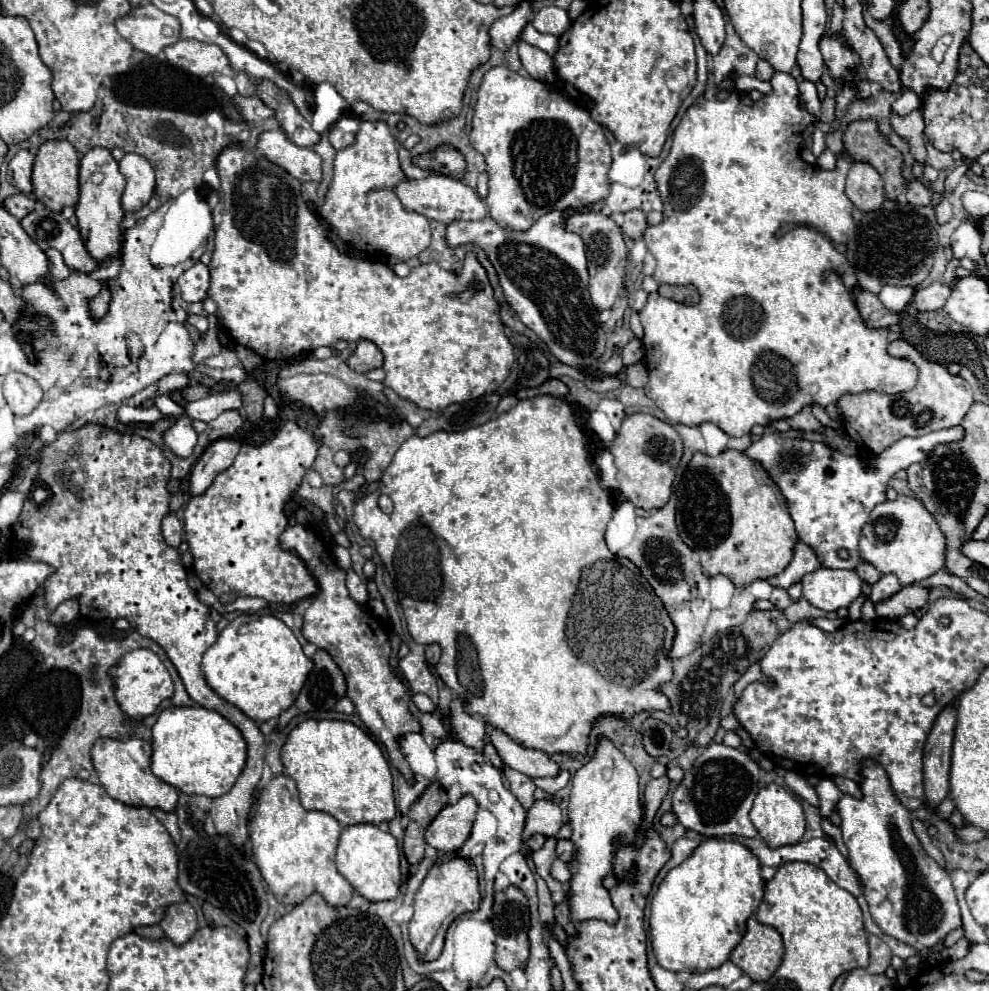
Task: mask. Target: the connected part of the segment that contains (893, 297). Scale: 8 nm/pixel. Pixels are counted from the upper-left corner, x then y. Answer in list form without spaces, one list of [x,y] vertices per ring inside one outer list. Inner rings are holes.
[[[885,286],[881,292],[879,292],[879,300],[893,312],[901,312],[909,298],[913,296],[915,288],[911,286]]]

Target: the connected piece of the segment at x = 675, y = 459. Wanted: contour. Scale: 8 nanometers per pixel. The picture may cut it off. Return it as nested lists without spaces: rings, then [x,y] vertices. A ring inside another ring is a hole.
[[[631,414],[623,420],[621,430],[609,446],[615,458],[619,492],[639,508],[653,510],[665,506],[671,496],[677,464],[683,456],[683,442],[675,428],[651,414]]]

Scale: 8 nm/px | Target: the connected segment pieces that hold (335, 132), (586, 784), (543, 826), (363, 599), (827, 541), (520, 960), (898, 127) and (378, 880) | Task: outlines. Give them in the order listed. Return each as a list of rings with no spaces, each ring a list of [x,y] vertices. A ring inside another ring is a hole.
[[[333,126],[329,130],[329,140],[331,140],[331,146],[335,150],[341,150],[341,148],[345,148],[345,146],[349,146],[349,144],[355,142],[355,134],[353,132],[343,132],[341,128]]]
[[[601,738],[593,760],[577,770],[571,778],[571,786],[567,816],[575,852],[573,862],[567,862],[571,870],[571,880],[567,882],[569,918],[573,918],[573,922],[603,920],[615,924],[619,914],[613,908],[609,890],[603,886],[603,878],[613,872],[617,846],[633,844],[641,826],[643,806],[639,800],[639,778],[633,764],[613,746],[613,742]]]
[[[537,800],[529,812],[527,812],[527,824],[525,824],[522,836],[522,853],[525,857],[530,849],[527,846],[529,836],[533,834],[545,834],[545,836],[555,836],[561,828],[561,808],[553,800]]]
[[[349,568],[345,574],[347,574],[347,588],[349,588],[349,594],[351,594],[359,604],[367,604],[369,592],[367,592],[365,580],[359,578],[353,568]]]
[[[951,426],[919,438],[901,438],[875,460],[859,460],[857,456],[845,456],[837,450],[831,450],[821,442],[787,438],[775,432],[761,436],[745,450],[745,454],[751,460],[757,460],[779,486],[787,500],[799,540],[815,550],[821,566],[853,570],[861,562],[857,548],[861,528],[867,522],[869,512],[877,504],[885,502],[889,478],[897,470],[925,460],[937,444],[959,442],[961,438],[965,438],[963,426]],[[839,550],[847,550],[849,558],[839,558]]]
[[[509,886],[503,892],[495,894],[495,902],[493,902],[493,918],[491,918],[493,930],[497,934],[495,946],[495,962],[501,970],[511,972],[515,968],[525,968],[527,956],[529,956],[529,940],[527,940],[527,932],[529,932],[529,902],[525,898],[525,894],[515,888]]]
[[[913,110],[907,116],[891,116],[891,128],[909,144],[909,152],[913,154],[915,162],[925,162],[925,140],[923,140],[923,114],[921,110]]]
[[[355,824],[355,826],[343,828],[335,862],[337,862],[337,870],[343,874],[343,878],[363,898],[367,898],[371,902],[379,902],[379,900],[393,900],[399,894],[401,872],[399,872],[397,840],[389,832],[383,832],[379,826]]]

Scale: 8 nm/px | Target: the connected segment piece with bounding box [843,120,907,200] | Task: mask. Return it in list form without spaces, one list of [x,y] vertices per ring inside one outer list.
[[[873,120],[851,122],[843,134],[843,144],[855,160],[871,164],[881,174],[887,198],[895,200],[907,190],[901,174],[901,152],[885,142],[885,138],[877,132],[877,124]]]

